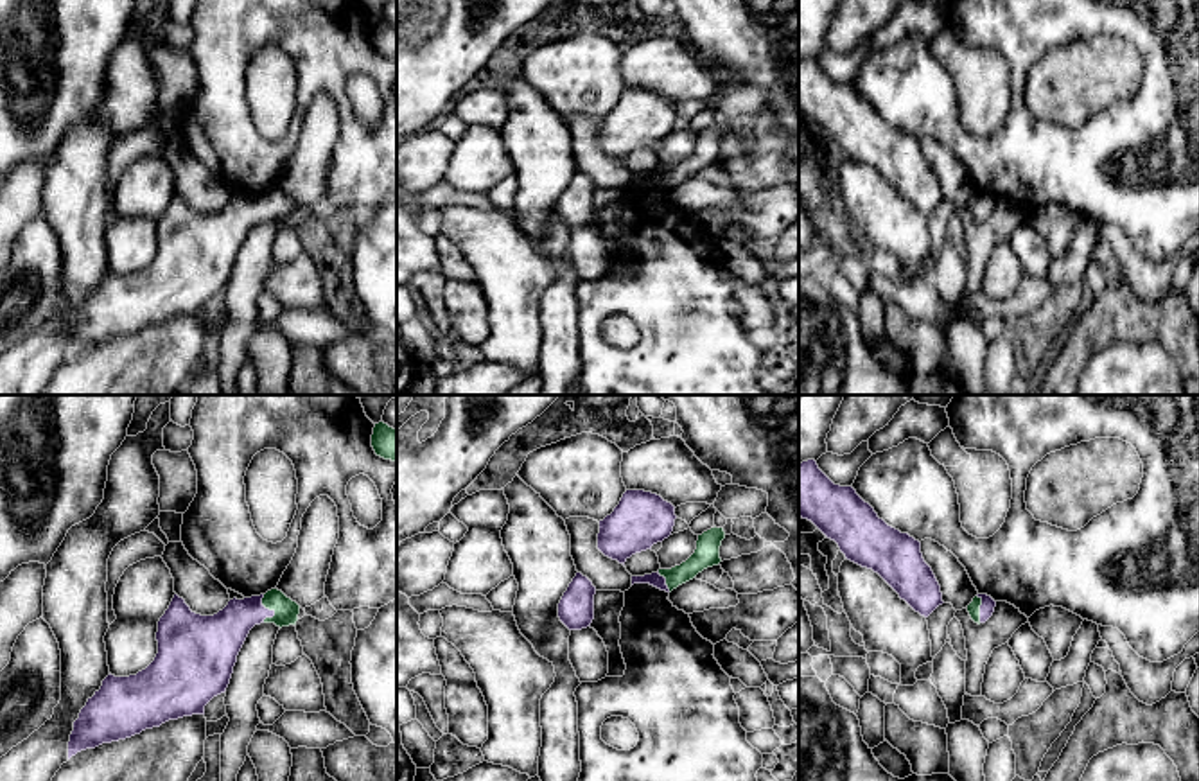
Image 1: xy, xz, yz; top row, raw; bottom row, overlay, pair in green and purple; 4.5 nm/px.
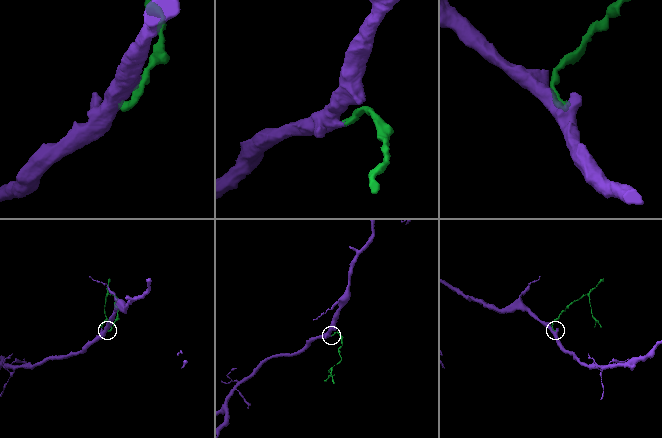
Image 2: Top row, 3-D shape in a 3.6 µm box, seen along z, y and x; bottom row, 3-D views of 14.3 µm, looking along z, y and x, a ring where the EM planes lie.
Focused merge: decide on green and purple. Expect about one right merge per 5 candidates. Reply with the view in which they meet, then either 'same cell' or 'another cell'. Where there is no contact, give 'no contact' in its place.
meets green in xy; same cell

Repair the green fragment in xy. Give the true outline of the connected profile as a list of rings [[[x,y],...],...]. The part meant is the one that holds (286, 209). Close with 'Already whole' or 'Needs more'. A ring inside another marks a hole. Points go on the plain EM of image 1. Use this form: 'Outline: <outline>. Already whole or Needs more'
Outline: [[[282,189],[230,197],[214,214],[190,208],[174,192],[158,219],[158,251],[136,273],[108,273],[74,320],[68,357],[81,348],[140,332],[169,318],[205,312],[205,303],[224,291],[237,253],[255,223],[296,223],[300,203]]]. Needs more

